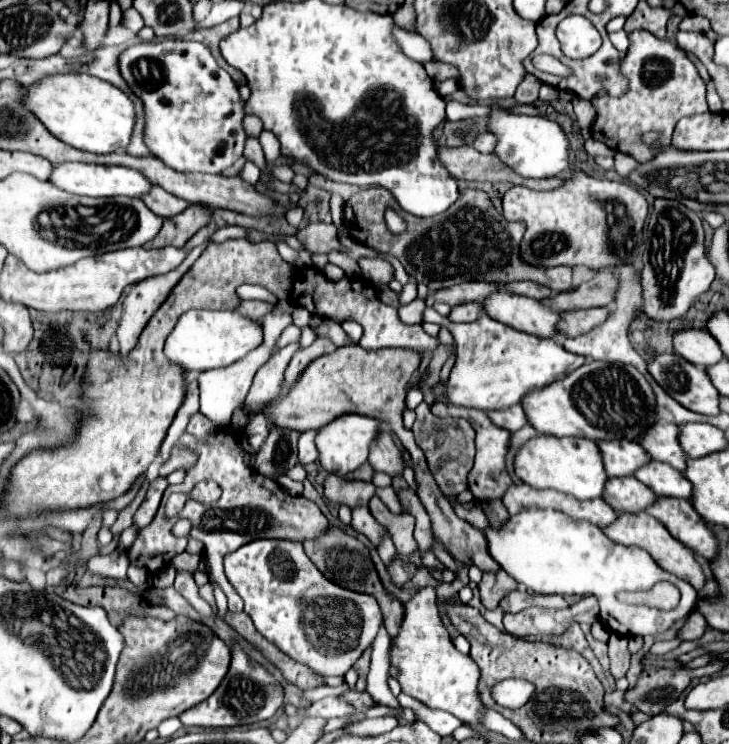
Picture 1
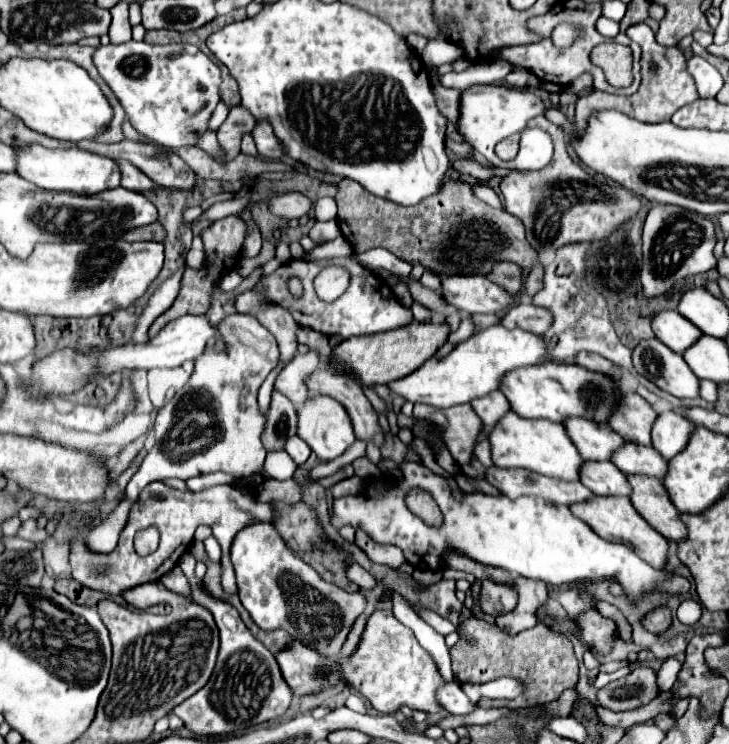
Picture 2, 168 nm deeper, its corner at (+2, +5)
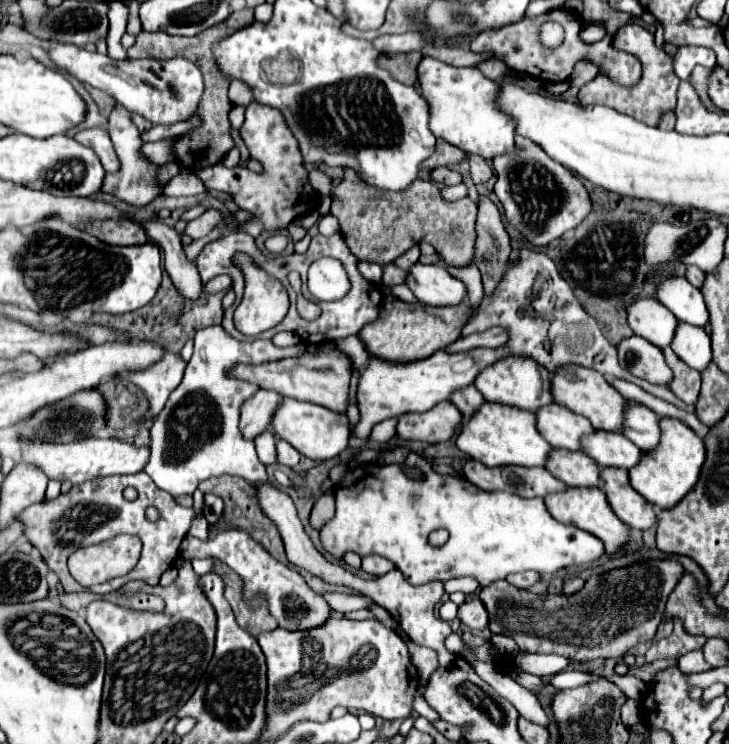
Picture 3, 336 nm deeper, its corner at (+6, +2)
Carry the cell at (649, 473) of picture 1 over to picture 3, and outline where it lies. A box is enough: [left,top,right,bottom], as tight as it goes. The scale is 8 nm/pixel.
[581,431,641,467]

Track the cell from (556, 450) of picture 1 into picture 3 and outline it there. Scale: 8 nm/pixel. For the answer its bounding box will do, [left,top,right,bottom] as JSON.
[457,401,551,467]

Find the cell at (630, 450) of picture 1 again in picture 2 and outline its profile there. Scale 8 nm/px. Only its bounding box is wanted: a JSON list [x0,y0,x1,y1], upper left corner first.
[565,420,625,462]

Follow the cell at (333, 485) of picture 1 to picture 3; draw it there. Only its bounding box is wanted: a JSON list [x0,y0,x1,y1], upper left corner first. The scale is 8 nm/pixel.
[309,495,335,529]

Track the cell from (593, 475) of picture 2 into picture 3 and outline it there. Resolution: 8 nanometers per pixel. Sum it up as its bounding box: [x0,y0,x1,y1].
[545,449,601,487]

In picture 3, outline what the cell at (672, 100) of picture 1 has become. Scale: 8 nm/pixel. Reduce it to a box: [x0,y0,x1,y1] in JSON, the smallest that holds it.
[579,25,679,125]

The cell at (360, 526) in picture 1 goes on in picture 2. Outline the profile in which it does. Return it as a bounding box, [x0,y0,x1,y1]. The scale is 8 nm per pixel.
[355,528,405,568]

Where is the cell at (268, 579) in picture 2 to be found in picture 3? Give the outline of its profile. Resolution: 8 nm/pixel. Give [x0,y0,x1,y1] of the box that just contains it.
[179,529,331,631]

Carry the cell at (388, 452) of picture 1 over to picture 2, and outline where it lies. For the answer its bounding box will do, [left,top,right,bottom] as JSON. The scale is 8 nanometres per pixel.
[307,368,385,446]

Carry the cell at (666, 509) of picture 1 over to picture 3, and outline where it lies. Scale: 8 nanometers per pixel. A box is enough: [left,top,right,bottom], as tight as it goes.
[601,467,657,529]

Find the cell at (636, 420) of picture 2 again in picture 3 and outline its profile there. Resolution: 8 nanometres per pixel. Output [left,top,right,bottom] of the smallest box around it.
[549,363,625,433]

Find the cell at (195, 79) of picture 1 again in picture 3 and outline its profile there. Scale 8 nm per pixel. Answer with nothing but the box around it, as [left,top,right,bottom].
[45,41,203,125]

